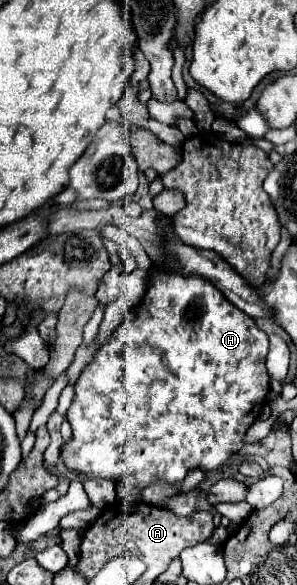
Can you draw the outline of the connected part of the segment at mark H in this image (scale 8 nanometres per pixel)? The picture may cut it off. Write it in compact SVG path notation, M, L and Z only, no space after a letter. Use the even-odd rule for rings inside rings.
M175 262L161 264L157 272L149 274L145 296L141 298L141 304L137 308L139 310L133 310L131 316L127 312L125 322L113 332L113 338L101 348L101 352L95 354L93 362L79 376L73 404L67 410L67 422L71 424L73 438L61 448L61 458L71 472L83 474L87 478L109 478L113 482L121 478L131 478L137 488L145 488L155 480L167 480L169 484L177 484L187 476L191 468L201 468L205 472L215 470L241 450L243 436L259 416L261 408L265 406L265 396L269 394L269 374L265 368L269 340L267 334L255 326L255 320L251 316L245 316L245 312L241 312L239 308L233 308L233 304L229 304L221 290L217 290L207 278L201 278L197 274L183 274L179 264Z

